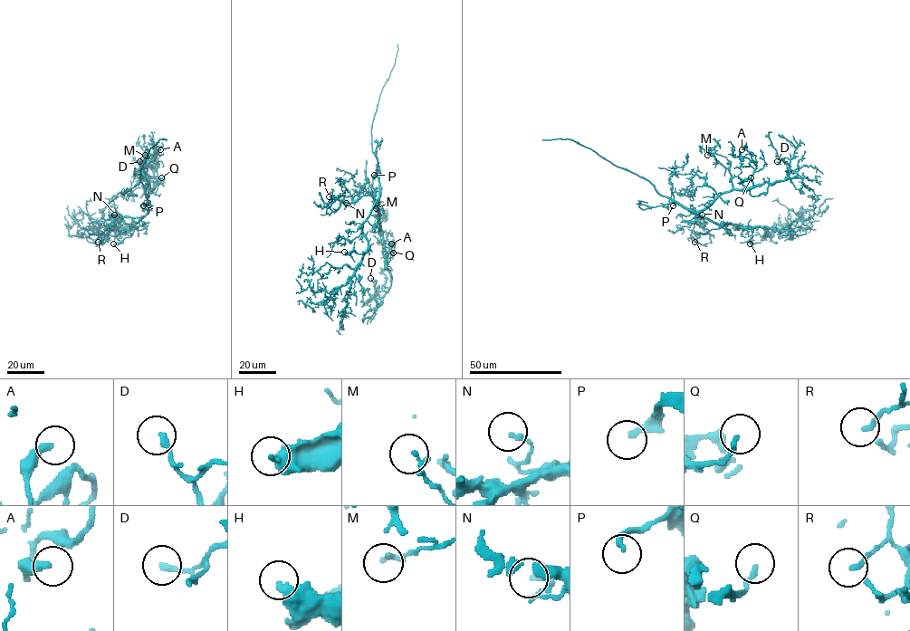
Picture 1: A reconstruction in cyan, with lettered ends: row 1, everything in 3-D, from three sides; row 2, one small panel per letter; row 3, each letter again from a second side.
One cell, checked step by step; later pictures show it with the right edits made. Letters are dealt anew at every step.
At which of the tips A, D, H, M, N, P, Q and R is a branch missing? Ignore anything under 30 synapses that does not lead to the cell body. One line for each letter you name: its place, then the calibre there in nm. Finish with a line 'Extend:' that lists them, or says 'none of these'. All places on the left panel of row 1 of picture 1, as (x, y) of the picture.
H: (113, 243) | 440 nm
P: (143, 205) | 180 nm
Extend: H, P

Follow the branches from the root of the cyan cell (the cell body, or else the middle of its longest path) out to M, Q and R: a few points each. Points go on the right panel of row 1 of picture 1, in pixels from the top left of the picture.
M: (698, 214), (732, 187), (729, 170), (712, 154), (707, 155)
Q: (698, 214), (723, 193), (750, 188), (752, 183), (747, 179), (751, 177)
R: (698, 214), (694, 217), (701, 217), (694, 224), (697, 243), (694, 242)

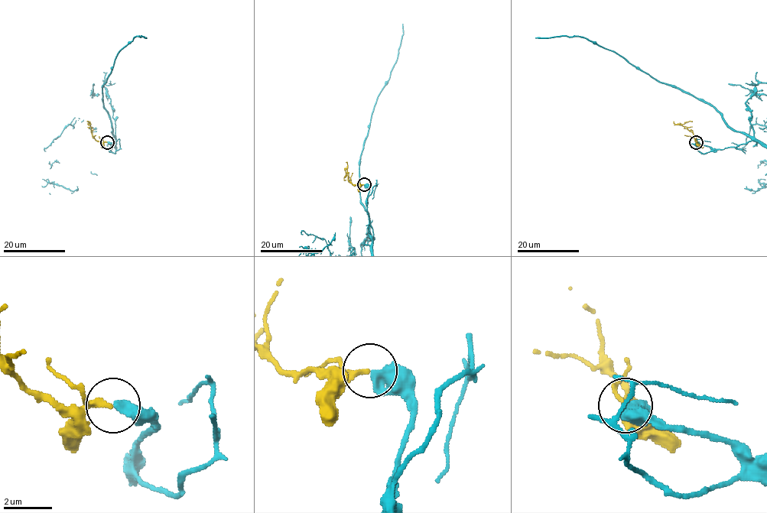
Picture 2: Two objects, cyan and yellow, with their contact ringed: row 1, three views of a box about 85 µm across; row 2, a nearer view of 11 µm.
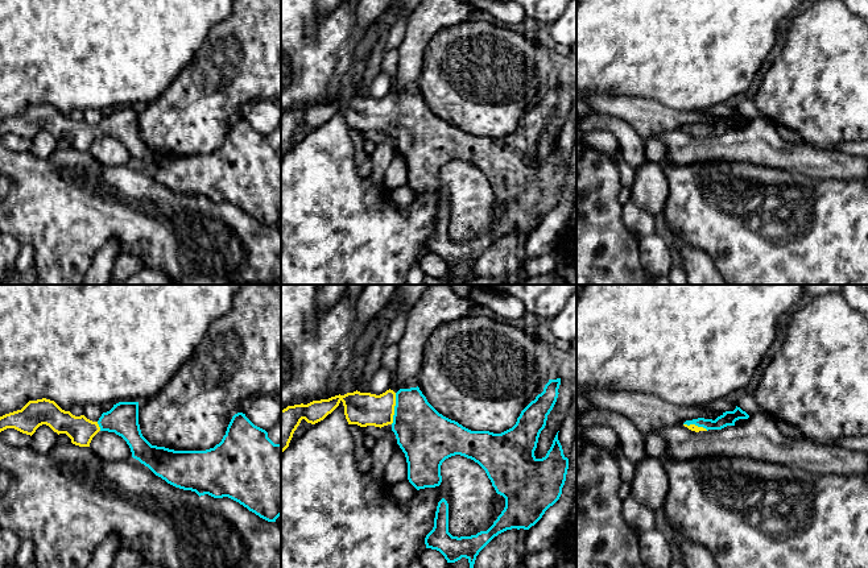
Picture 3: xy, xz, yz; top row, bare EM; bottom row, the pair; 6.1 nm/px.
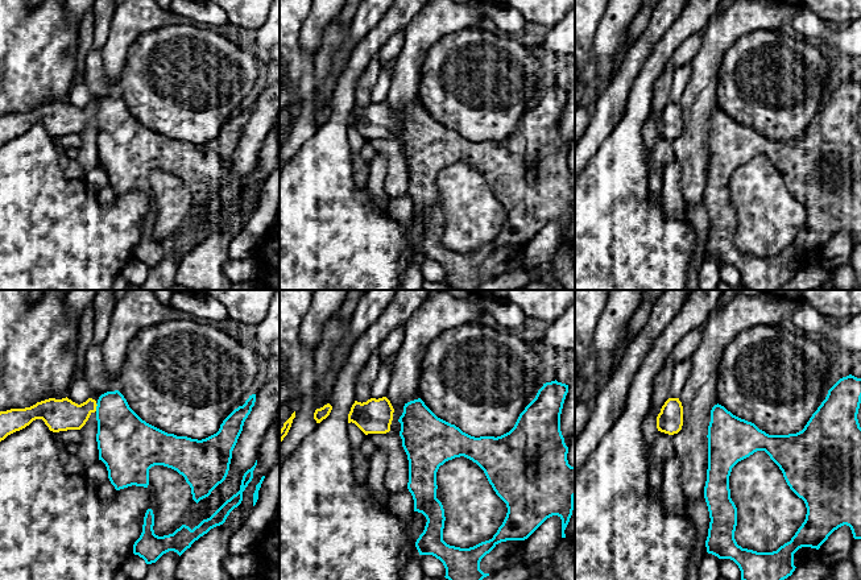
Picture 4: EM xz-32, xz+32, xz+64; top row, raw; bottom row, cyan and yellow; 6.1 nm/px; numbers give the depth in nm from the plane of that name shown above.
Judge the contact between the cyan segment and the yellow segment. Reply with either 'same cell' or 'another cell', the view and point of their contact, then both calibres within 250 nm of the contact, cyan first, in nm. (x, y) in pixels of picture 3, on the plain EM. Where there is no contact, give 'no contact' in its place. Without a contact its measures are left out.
same cell; contact xz (395, 113); calibres 320 and 200 nm

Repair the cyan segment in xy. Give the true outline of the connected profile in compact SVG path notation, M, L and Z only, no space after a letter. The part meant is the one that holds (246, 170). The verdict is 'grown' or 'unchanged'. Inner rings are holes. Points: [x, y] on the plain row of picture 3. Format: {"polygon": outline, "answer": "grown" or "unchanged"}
{"polygon": "M46 103L29 105L21 115L0 121L0 137L15 133L32 141L42 129L58 140L66 138L71 148L79 152L90 152L99 136L115 137L127 146L133 163L168 188L195 196L199 202L204 199L214 203L228 202L268 227L276 227L281 220L281 149L274 149L268 137L255 130L243 117L232 121L222 146L206 156L174 156L152 150L140 134L139 107L119 107L103 117L98 127L84 120L75 121Z", "answer": "grown"}

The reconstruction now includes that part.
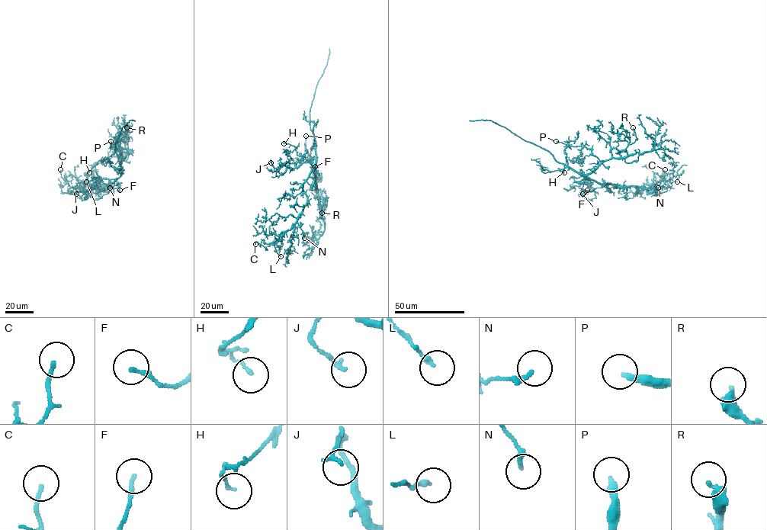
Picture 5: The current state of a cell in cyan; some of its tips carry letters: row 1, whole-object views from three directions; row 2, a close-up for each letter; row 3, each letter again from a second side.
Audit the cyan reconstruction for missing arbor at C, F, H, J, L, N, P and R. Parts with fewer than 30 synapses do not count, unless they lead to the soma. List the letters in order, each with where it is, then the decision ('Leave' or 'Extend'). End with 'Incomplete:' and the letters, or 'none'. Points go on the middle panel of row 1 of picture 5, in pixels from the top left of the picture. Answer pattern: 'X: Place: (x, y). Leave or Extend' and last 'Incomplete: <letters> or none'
C: Place: (255, 244). Leave
F: Place: (315, 166). Leave
H: Place: (284, 143). Leave
J: Place: (271, 162). Leave
L: Place: (280, 256). Leave
N: Place: (304, 238). Leave
P: Place: (306, 136). Leave
R: Place: (322, 213). Leave
Incomplete: none

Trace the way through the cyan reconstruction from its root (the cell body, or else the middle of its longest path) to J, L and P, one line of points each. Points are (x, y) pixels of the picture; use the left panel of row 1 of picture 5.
J: (119, 176), (113, 179), (97, 179), (88, 191), (76, 191), (76, 194)
L: (119, 176), (108, 184), (112, 186), (99, 187), (96, 189), (85, 184), (79, 187), (81, 182), (86, 181)
P: (119, 176), (118, 158), (121, 153), (116, 147), (110, 146), (110, 141)

